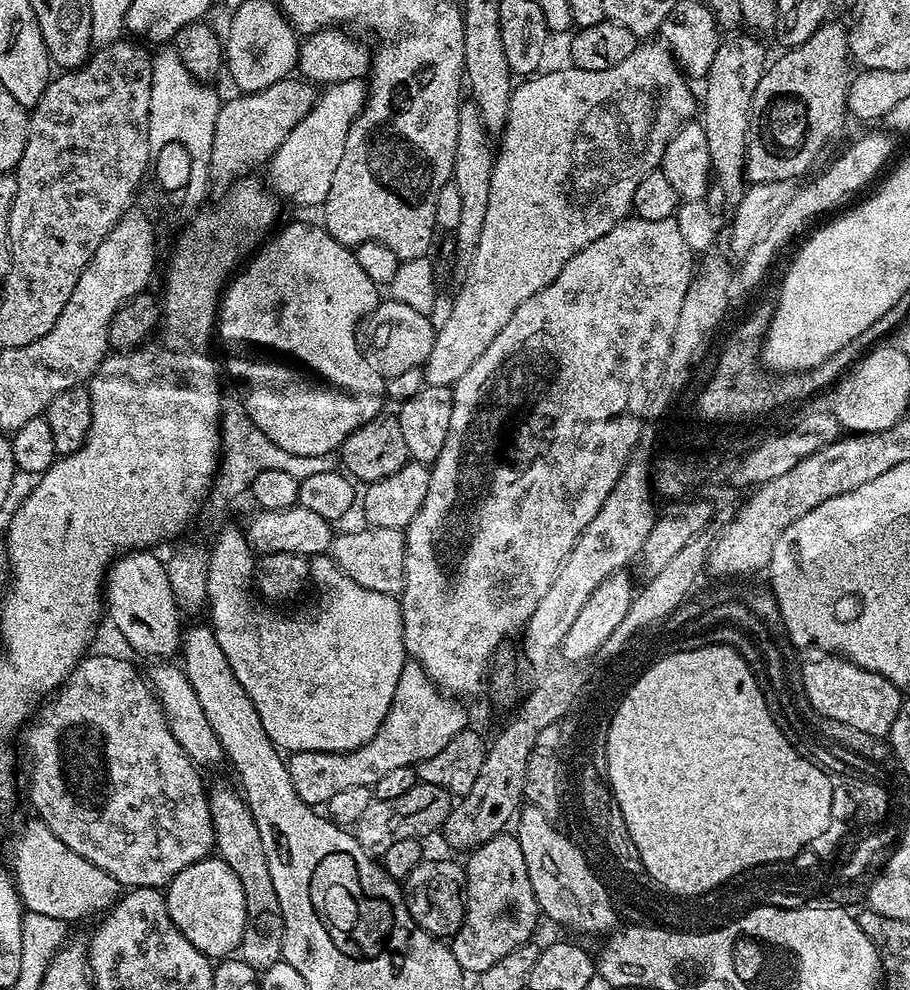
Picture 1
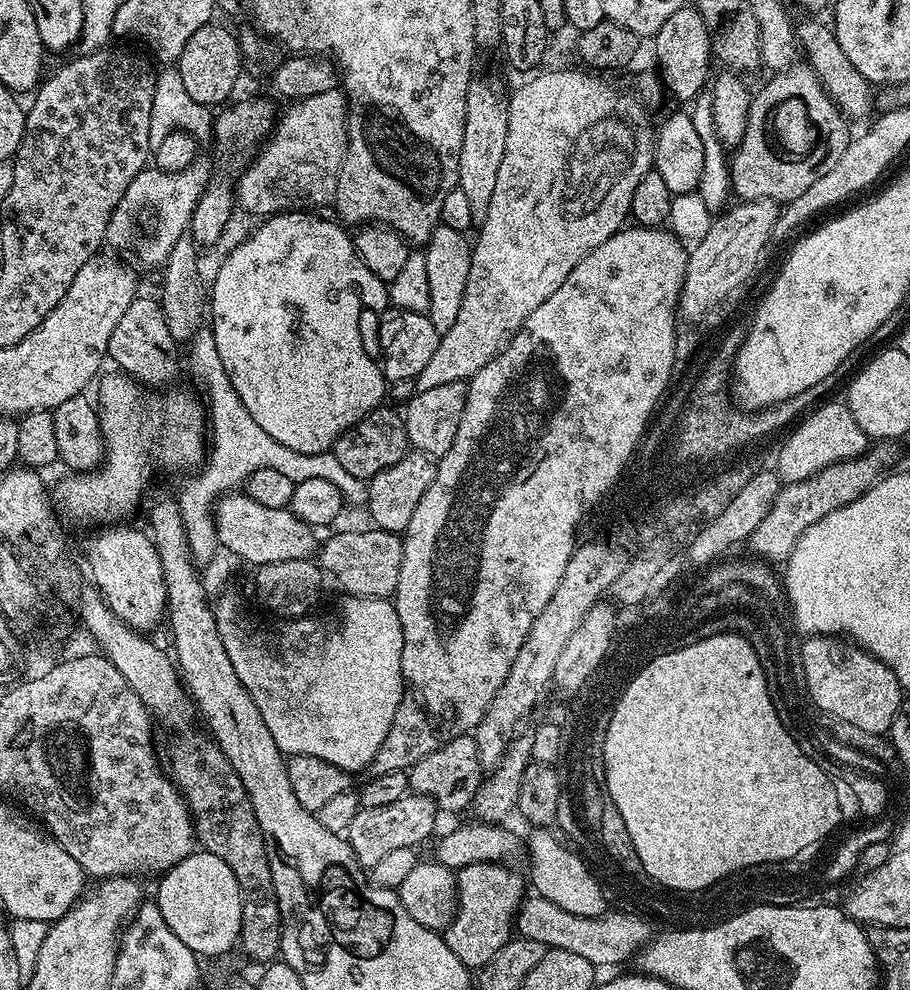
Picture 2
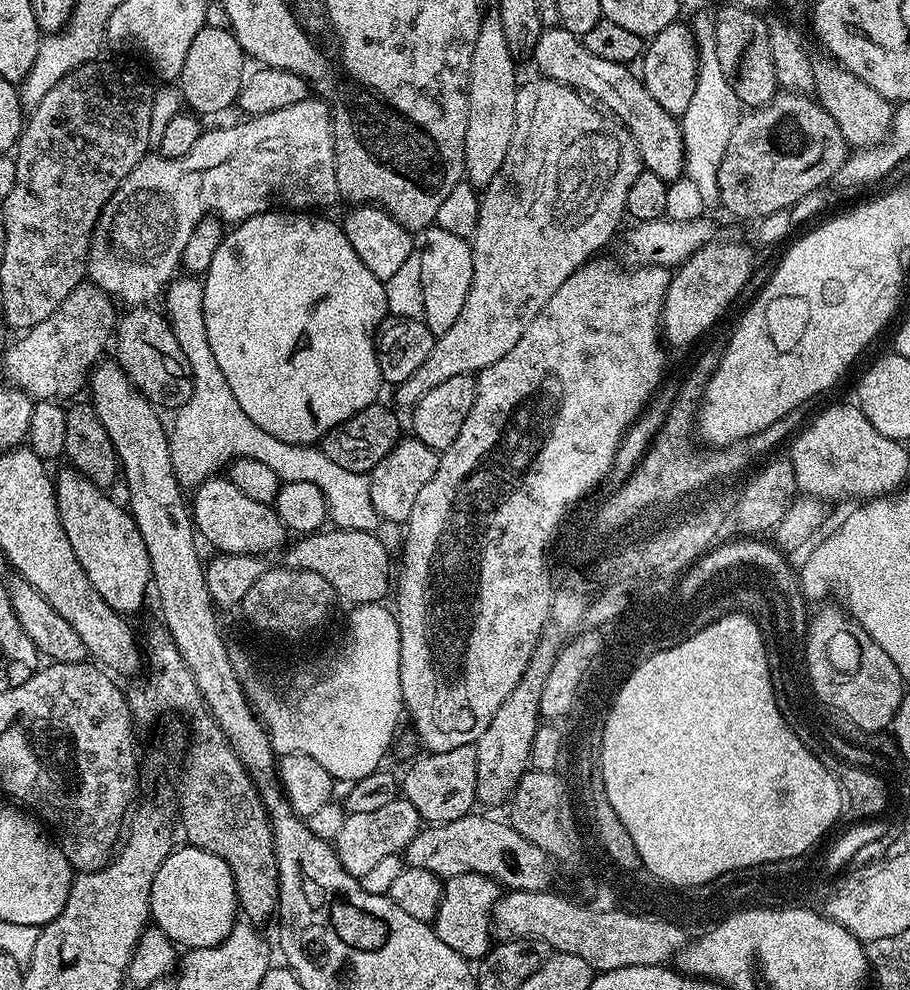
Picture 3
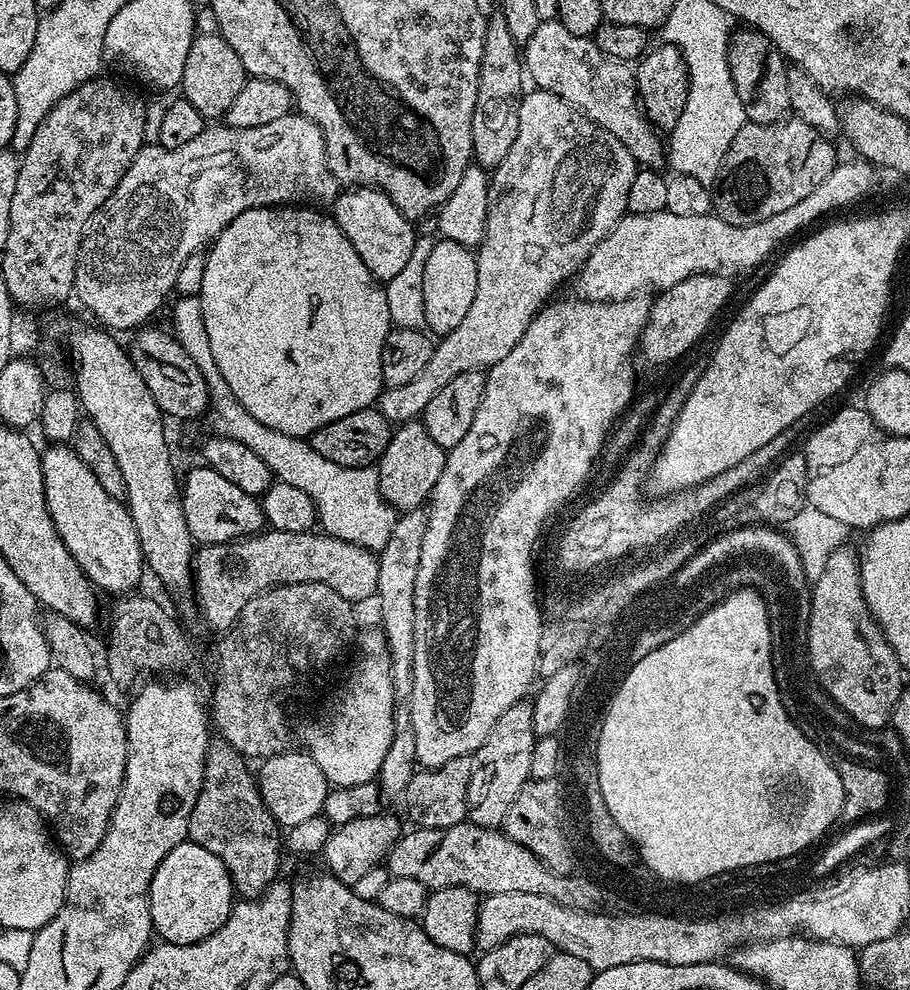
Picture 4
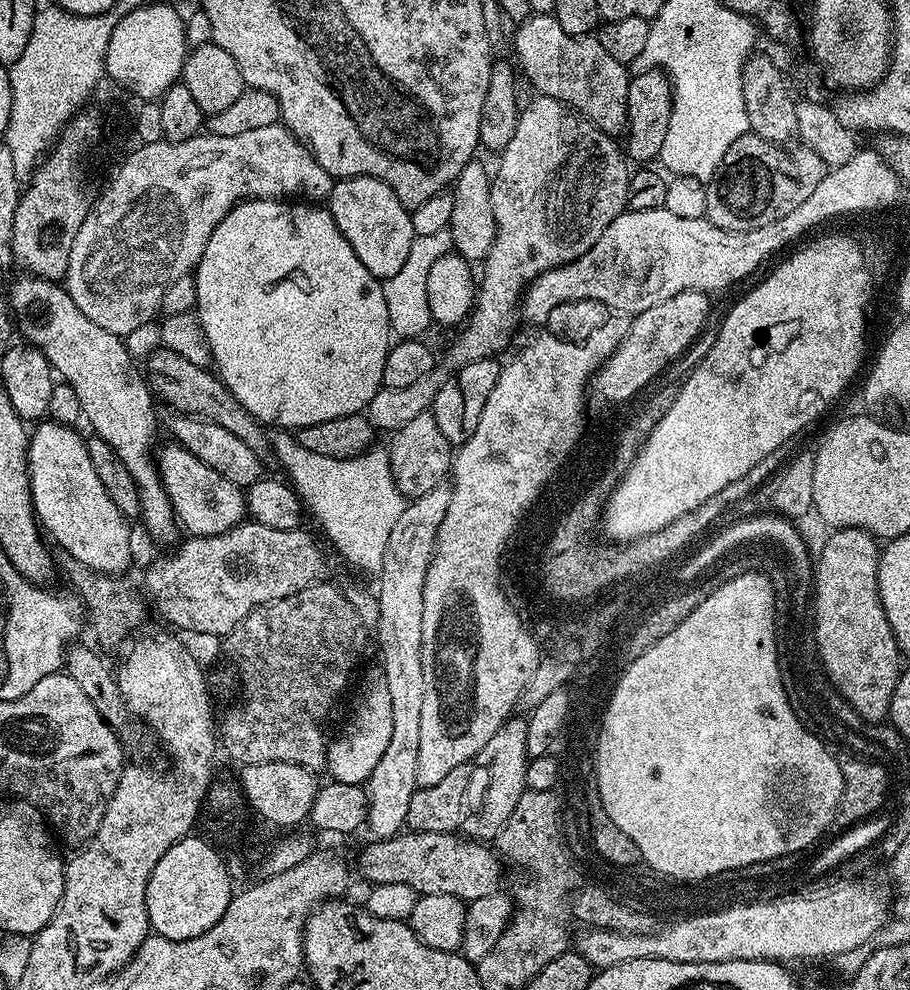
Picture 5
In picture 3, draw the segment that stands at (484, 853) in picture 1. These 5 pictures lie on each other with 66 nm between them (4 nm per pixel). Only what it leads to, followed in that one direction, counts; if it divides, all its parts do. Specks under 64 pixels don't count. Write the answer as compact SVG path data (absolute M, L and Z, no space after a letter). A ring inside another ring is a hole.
M458 874L443 881L444 893L438 906L434 927L438 938L469 962L483 960L494 944L492 912L500 900L502 889L496 881L482 874Z

